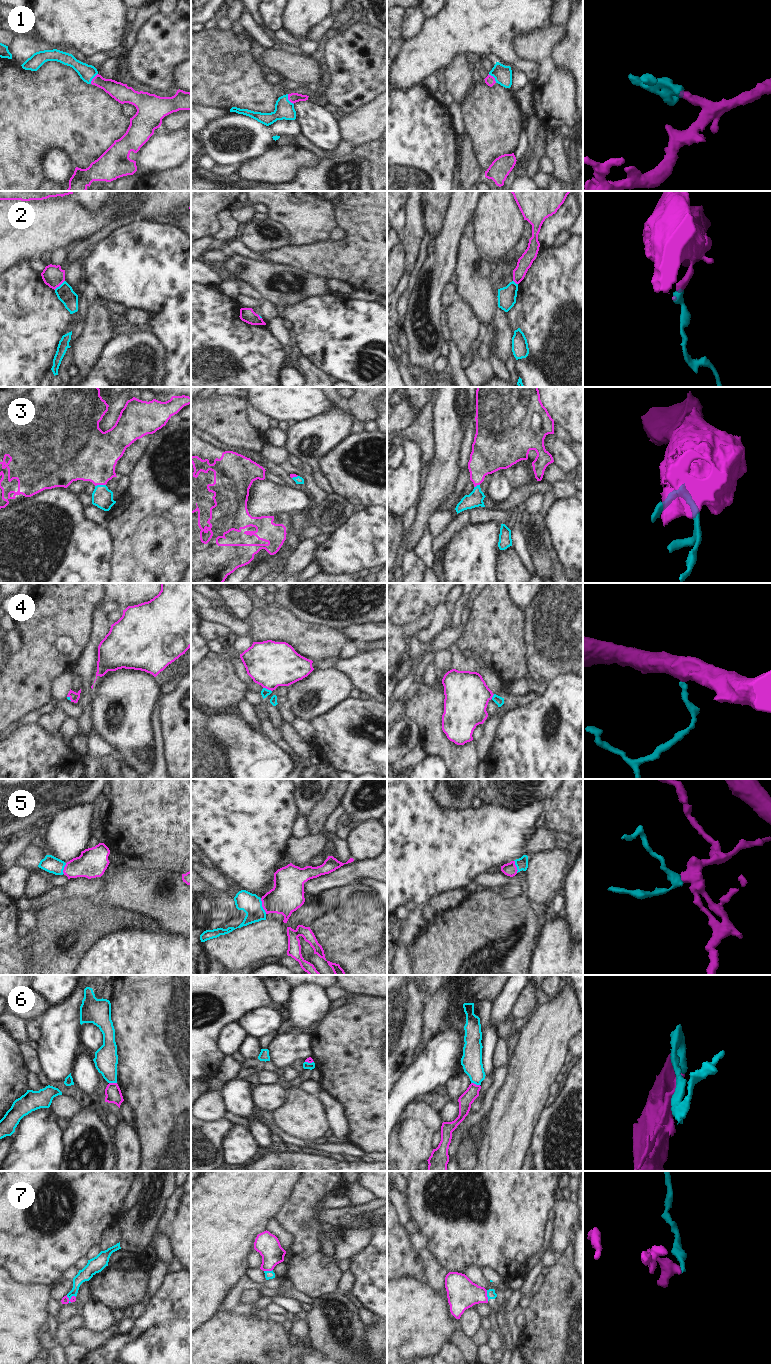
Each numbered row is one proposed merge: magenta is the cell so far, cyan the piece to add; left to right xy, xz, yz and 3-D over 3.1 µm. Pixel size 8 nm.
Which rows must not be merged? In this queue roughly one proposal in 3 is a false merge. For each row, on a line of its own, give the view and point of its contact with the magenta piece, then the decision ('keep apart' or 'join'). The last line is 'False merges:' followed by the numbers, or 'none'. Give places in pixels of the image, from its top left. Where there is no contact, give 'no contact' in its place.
1: contact xz (288, 99); join
2: contact xy (59, 285); keep apart
3: contact xy (100, 484); join
4: contact xz (267, 688); join
5: contact xz (262, 906); join
6: contact yz (475, 1084); keep apart
7: contact xy (71, 1298); keep apart
False merges: 2, 6, 7

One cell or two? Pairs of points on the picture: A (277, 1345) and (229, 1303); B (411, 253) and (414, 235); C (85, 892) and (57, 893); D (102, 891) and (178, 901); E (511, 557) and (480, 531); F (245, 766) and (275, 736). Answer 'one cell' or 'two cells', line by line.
A: two cells
B: one cell
C: one cell
D: one cell
E: two cells
F: two cells

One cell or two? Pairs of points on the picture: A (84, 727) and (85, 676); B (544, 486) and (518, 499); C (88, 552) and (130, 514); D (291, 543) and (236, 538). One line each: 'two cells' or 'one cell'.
A: one cell
B: one cell
C: two cells
D: two cells

